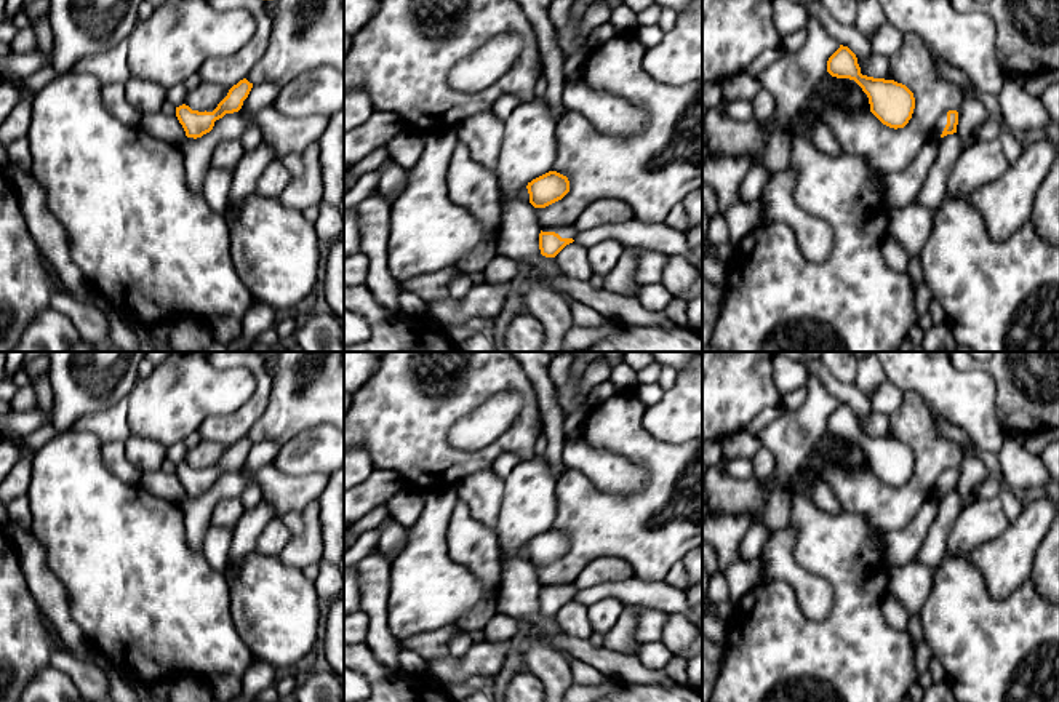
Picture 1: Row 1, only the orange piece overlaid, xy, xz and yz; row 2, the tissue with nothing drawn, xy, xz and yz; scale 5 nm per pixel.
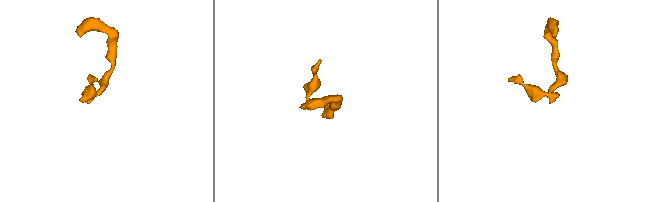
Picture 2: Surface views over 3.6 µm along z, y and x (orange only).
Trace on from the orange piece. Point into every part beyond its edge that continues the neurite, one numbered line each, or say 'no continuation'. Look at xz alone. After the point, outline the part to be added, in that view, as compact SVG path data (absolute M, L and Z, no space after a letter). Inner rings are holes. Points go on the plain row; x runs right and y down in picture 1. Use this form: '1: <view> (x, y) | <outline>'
1: xz (565, 590) | M569 584L569 585L542 585L542 590L555 590L561 596L574 596L577 592L573 584Z

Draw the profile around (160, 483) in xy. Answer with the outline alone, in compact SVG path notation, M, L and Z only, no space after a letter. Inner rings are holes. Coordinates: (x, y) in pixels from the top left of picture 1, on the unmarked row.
M162 469L154 472L142 472L138 483L152 496L179 504L187 494L176 473L168 473Z

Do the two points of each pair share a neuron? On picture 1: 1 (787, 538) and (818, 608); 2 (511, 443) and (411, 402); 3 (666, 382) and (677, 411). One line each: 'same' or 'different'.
1: same
2: same
3: different

